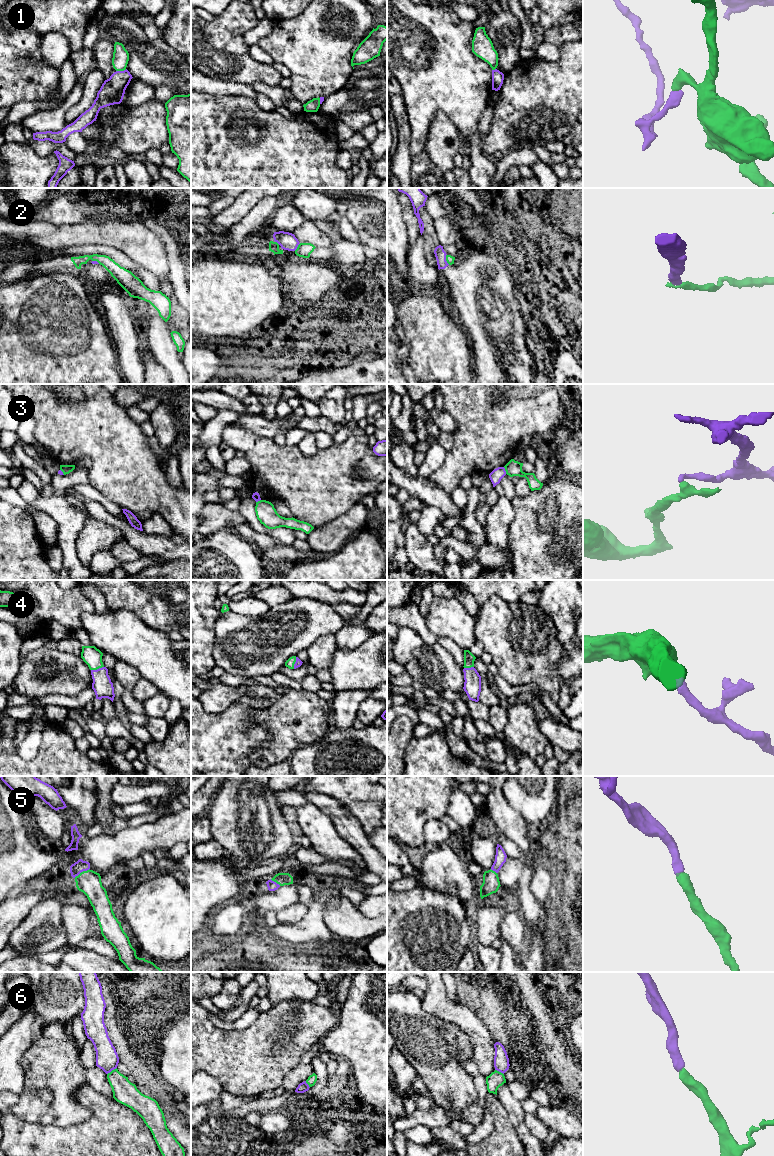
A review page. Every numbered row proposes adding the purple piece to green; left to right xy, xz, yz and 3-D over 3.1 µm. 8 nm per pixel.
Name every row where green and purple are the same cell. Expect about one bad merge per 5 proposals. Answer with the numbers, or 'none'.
2, 4, 5, 6

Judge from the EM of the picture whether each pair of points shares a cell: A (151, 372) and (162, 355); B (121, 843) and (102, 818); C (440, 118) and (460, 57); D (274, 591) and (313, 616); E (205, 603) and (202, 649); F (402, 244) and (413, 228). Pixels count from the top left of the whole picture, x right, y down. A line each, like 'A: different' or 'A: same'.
A: different
B: different
C: different
D: different
E: same
F: different

